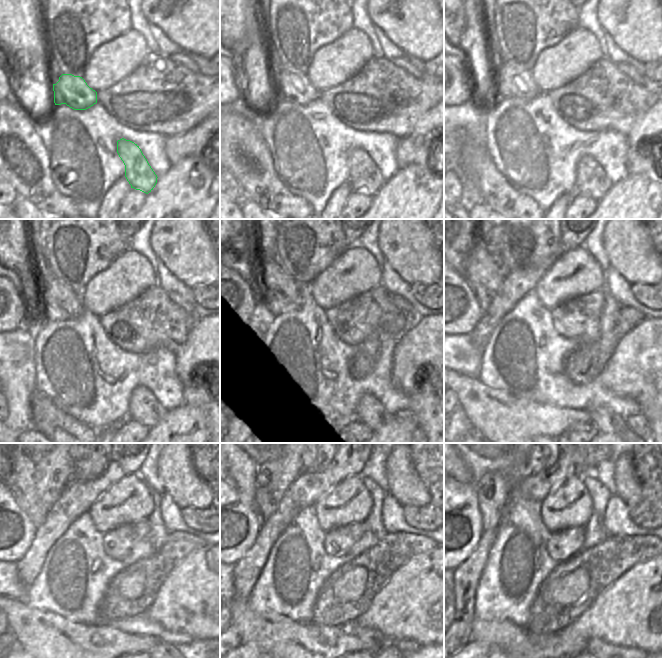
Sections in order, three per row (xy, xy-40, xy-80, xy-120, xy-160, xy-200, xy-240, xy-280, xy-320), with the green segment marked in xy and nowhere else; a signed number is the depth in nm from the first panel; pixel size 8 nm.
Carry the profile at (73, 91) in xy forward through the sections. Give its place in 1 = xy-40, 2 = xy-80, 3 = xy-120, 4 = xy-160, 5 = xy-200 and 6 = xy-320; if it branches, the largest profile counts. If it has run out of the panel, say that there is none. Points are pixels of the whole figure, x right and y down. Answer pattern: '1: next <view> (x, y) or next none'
1: next xy-40 (294, 87)
2: next xy-80 (512, 81)
3: next xy-120 (60, 303)
4: next xy-160 (279, 292)
5: next xy-200 (484, 276)
6: next xy-320 (464, 475)

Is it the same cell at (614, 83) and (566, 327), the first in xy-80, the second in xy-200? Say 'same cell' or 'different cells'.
same cell

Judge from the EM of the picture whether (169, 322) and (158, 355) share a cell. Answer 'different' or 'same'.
different

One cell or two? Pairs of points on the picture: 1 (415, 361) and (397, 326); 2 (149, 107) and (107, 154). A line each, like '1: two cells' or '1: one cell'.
1: two cells
2: two cells

